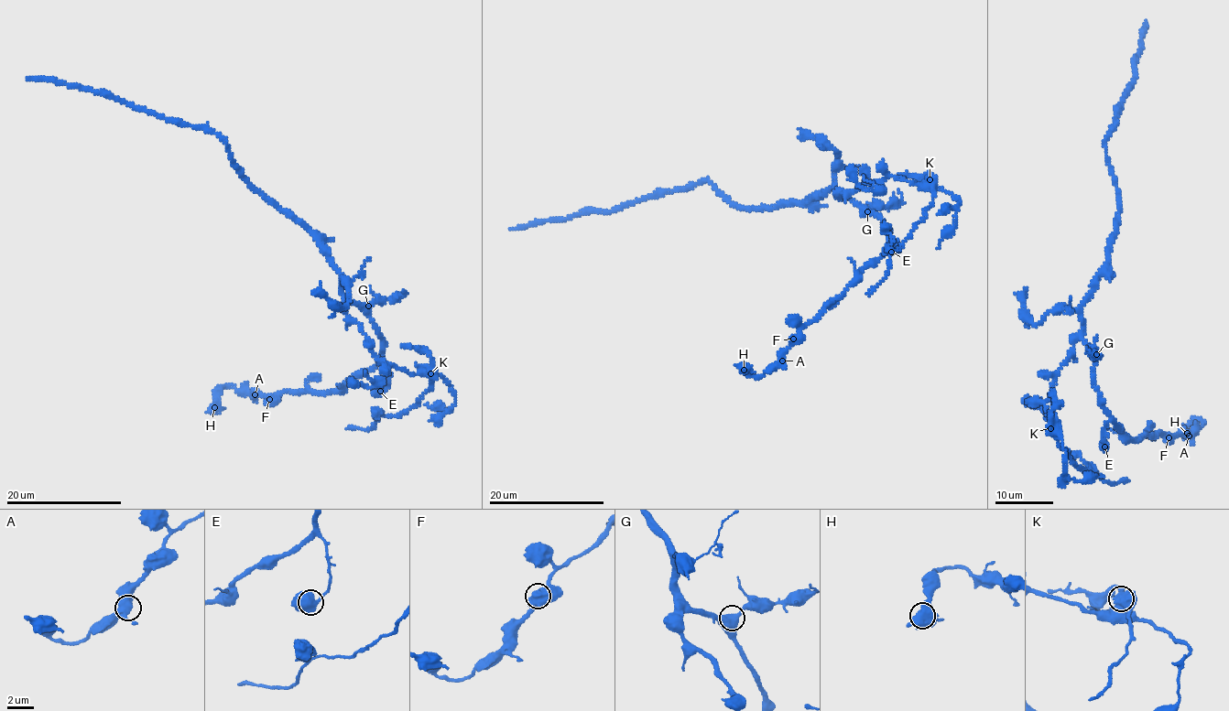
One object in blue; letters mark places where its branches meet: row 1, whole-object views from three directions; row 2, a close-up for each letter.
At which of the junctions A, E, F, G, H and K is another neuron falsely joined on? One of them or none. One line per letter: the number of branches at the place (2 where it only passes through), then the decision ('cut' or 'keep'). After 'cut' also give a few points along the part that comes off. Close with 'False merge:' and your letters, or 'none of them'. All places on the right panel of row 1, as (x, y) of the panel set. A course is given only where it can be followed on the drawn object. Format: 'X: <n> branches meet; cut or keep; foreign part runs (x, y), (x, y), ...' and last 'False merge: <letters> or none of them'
A: 3 branches meet; keep
E: 2 branches meet; keep
F: 2 branches meet; keep
G: 2 branches meet; keep
H: 2 branches meet; keep
K: 2 branches meet; cut; foreign part runs (1049, 427), (1061, 447), (1068, 451), (1070, 459), (1085, 470), (1096, 469), (1097, 474), (1112, 483), (1126, 479)
False merge: K

